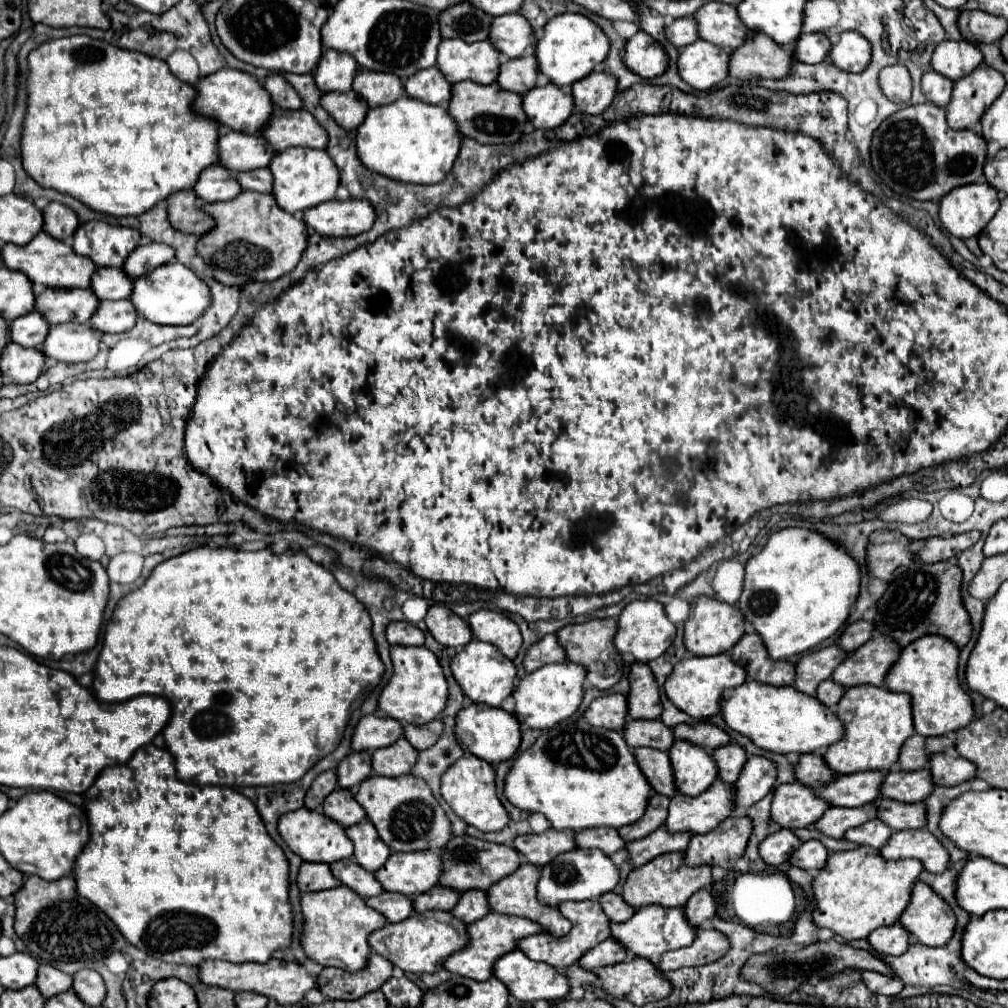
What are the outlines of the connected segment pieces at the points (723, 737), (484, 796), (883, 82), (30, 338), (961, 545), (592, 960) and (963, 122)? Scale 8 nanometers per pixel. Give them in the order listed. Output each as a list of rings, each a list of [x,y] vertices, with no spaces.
[[[706,722],[678,724],[678,726],[674,726],[672,734],[674,734],[674,740],[686,740],[686,742],[702,746],[706,750],[714,750],[714,748],[726,746],[730,742],[730,736],[724,730],[720,730],[712,724],[706,724]]]
[[[464,754],[458,762],[454,762],[454,766],[450,766],[450,770],[446,770],[446,774],[442,774],[440,794],[448,802],[448,806],[454,810],[456,816],[460,816],[466,824],[482,832],[498,832],[510,822],[504,806],[496,798],[492,766],[476,756]]]
[[[896,64],[880,72],[880,88],[892,102],[910,102],[912,96],[912,78],[910,72]]]
[[[38,310],[16,318],[10,324],[12,332],[12,342],[18,342],[20,346],[36,346],[40,348],[42,342],[46,340],[46,334],[50,330],[50,324],[46,324],[46,318],[38,314]]]
[[[978,532],[956,534],[956,536],[948,536],[948,538],[926,538],[924,546],[916,552],[916,558],[920,562],[942,562],[942,560],[950,560],[958,552],[970,548],[978,538],[980,538]]]
[[[608,938],[606,942],[590,948],[580,960],[578,964],[586,970],[596,970],[596,968],[602,968],[602,966],[612,966],[612,964],[618,964],[618,962],[624,962],[628,958],[626,950],[614,942],[612,938]]]
[[[986,66],[954,82],[952,100],[946,108],[950,128],[974,128],[990,104],[1002,94],[1006,86],[1004,76]]]

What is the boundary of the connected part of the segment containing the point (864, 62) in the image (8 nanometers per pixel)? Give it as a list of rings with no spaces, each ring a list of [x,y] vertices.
[[[844,32],[830,50],[832,62],[846,72],[862,72],[872,60],[870,42],[858,32]]]

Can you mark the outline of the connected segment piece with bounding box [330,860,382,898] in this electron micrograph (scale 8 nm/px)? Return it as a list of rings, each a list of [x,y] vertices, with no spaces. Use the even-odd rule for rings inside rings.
[[[338,860],[330,864],[330,870],[344,886],[350,886],[350,890],[354,890],[360,898],[382,894],[382,886],[376,882],[374,874],[362,870],[362,866],[358,866],[354,860]]]

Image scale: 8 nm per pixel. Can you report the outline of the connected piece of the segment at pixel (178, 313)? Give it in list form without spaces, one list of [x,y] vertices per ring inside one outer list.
[[[174,260],[170,264],[162,264],[154,268],[150,274],[142,278],[136,278],[132,302],[136,304],[140,316],[144,316],[146,320],[156,324],[178,326],[178,324],[192,324],[194,320],[198,320],[204,314],[204,310],[210,306],[212,296],[204,280],[200,280],[188,266]]]

